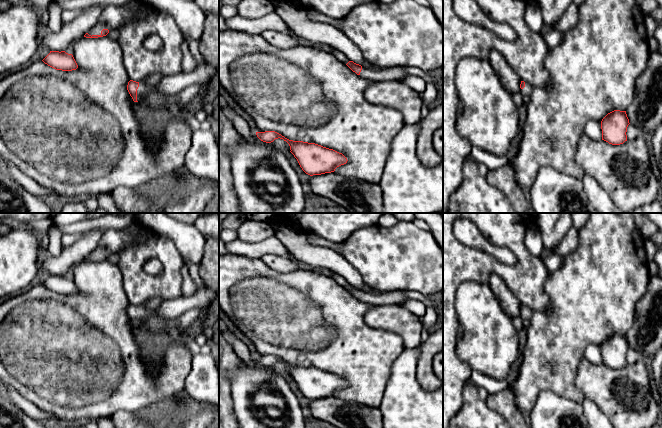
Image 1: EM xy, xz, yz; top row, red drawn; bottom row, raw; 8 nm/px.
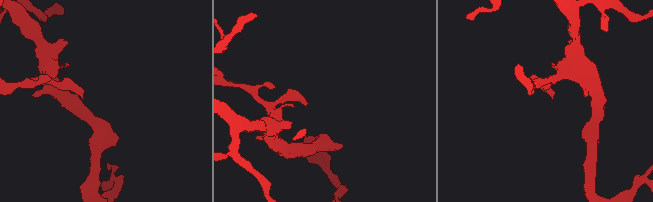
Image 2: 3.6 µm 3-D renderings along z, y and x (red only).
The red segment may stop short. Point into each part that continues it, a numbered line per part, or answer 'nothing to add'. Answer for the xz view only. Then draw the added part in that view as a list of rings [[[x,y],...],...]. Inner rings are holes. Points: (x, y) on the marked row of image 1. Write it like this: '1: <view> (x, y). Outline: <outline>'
1: xz (397, 72). Outline: [[[362,66],[360,76],[371,81],[400,80],[408,73],[402,66],[394,66],[380,70],[372,70]]]

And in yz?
1: yz (526, 91). Outline: [[[525,82],[525,87],[523,89],[521,89],[521,91],[520,91],[523,94],[523,100],[525,103],[527,103],[529,101],[532,88],[533,87],[530,84]]]

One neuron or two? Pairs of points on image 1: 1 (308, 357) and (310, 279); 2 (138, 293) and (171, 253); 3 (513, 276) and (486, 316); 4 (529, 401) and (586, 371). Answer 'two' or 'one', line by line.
1: one
2: one
3: two
4: two

